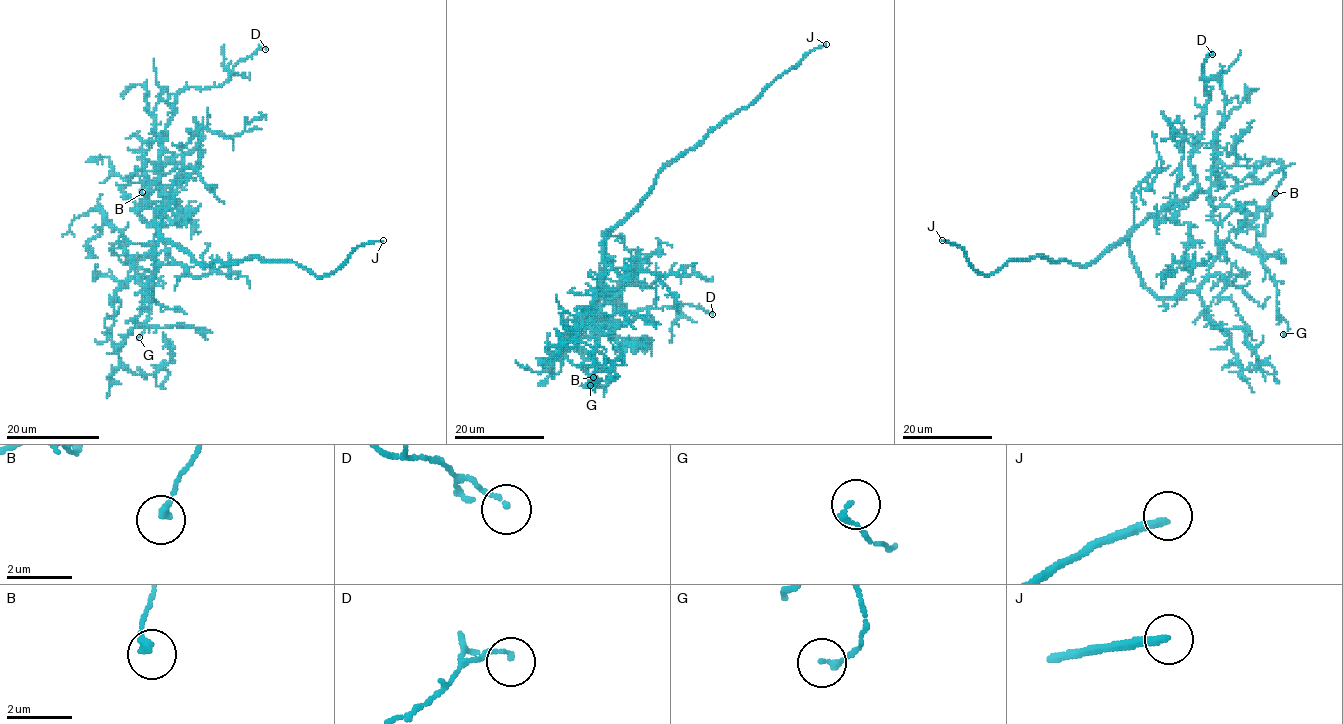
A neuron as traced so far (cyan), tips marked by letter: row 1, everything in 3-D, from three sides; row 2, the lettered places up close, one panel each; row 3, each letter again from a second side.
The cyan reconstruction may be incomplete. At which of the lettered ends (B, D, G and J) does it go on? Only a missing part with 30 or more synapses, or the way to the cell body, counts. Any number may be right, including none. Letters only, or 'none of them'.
J

